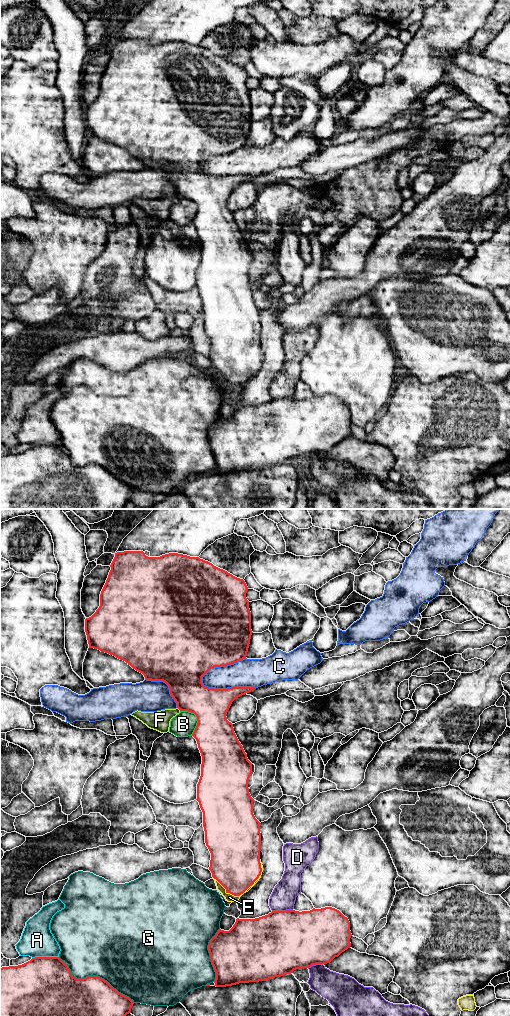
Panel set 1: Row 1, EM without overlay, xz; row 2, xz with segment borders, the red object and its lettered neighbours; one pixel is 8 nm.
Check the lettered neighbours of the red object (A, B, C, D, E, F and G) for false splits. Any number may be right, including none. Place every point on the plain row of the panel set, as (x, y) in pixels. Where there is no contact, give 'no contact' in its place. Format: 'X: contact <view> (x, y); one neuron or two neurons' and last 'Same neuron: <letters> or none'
A: contact xz (45, 445); two neurons
B: contact xz (197, 206); two neurons
C: contact xz (227, 176); two neurons
D: contact xz (282, 399); two neurons
E: contact xz (242, 381); one neuron
F: contact xz (179, 197); two neurons
G: contact xz (94, 464); two neurons
Same neuron: E

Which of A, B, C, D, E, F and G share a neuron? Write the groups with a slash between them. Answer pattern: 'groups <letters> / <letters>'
groups A / B / C / D / E / F / G

